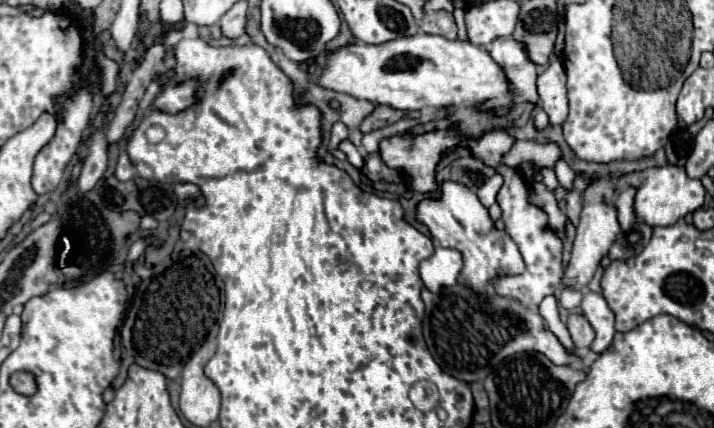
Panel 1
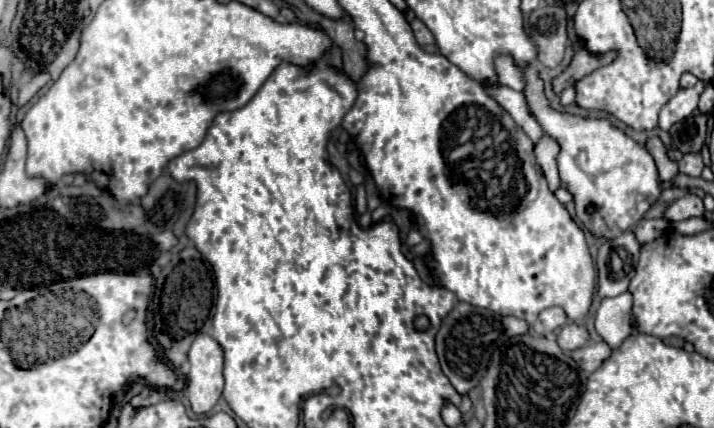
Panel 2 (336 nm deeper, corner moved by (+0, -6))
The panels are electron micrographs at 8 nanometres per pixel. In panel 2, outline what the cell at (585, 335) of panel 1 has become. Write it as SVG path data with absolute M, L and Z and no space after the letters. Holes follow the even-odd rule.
M567 324L565 328L561 328L561 332L557 336L557 344L565 352L585 346L587 340L589 340L589 332L585 330L583 324Z

